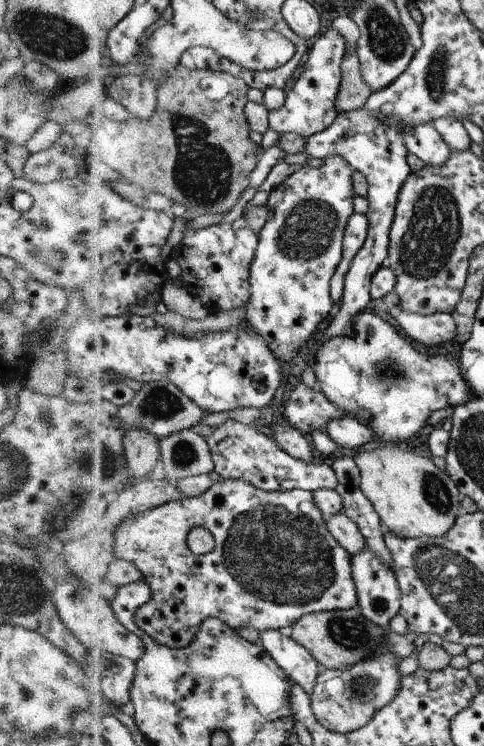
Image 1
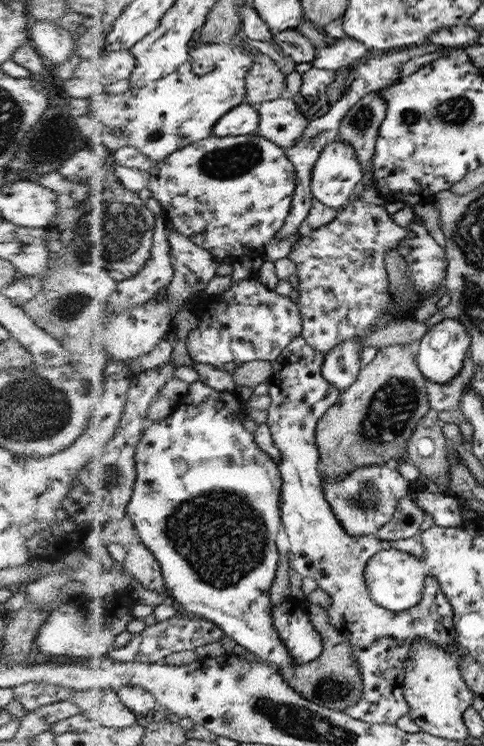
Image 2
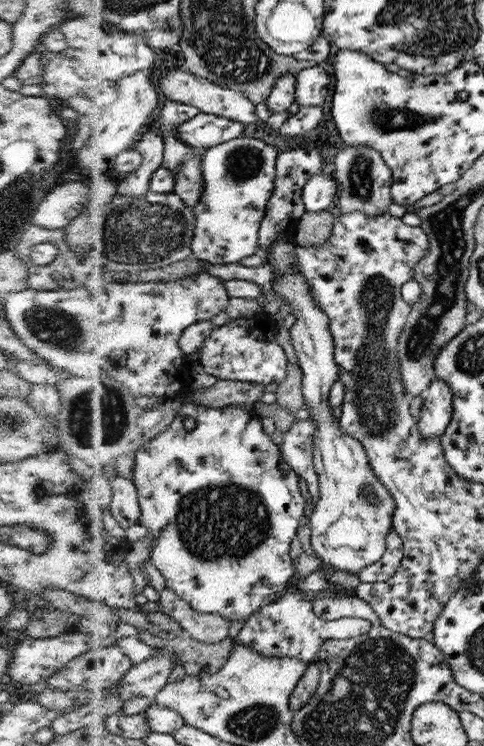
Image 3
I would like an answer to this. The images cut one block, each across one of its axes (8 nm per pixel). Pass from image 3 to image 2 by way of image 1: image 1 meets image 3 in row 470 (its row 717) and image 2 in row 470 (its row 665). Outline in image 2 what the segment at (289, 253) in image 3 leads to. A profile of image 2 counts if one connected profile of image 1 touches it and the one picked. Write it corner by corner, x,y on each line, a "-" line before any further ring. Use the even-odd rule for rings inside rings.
382,463
370,464
355,469
342,479
326,479
325,492
327,493
327,499
332,503
332,508
335,509
336,514
339,516
340,524
347,529
348,535
358,537
360,535
376,534
376,531
380,530
380,528
387,526
394,518
396,510
398,510
400,499
407,496
410,487
408,480
405,480
400,475
394,465

